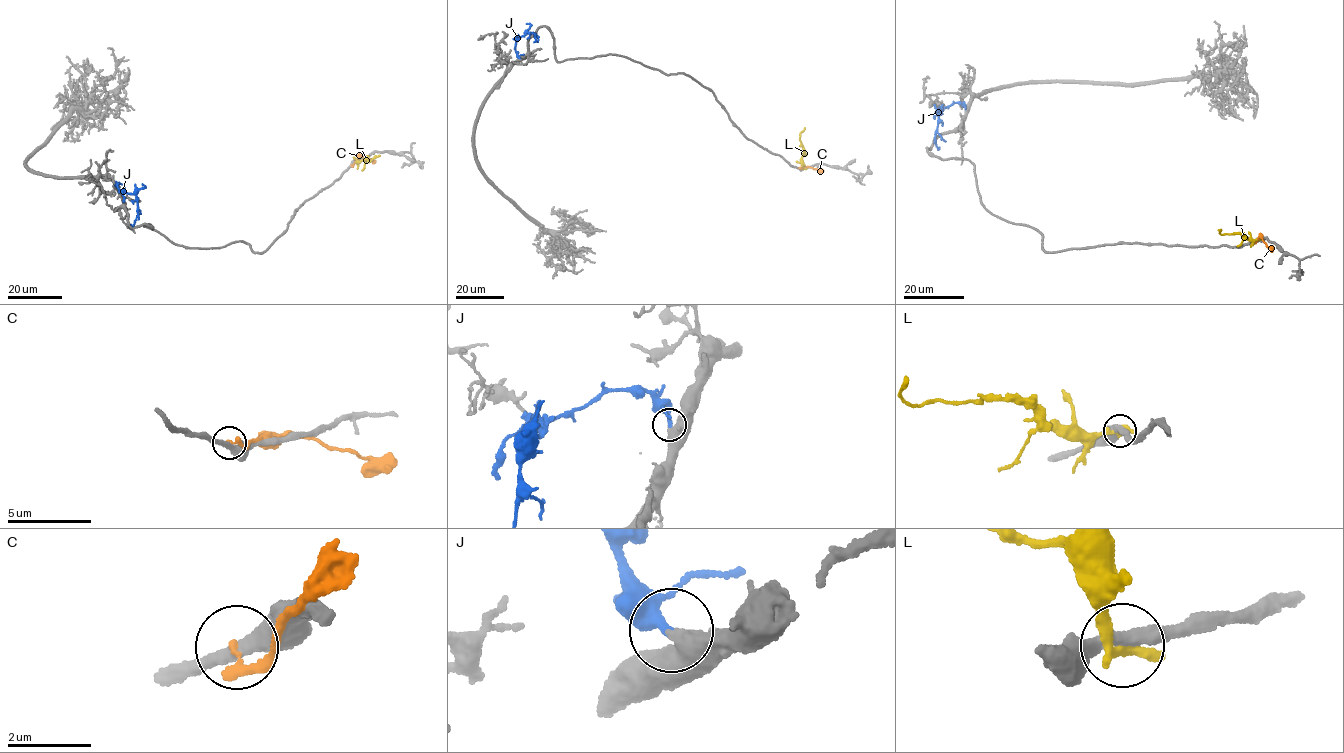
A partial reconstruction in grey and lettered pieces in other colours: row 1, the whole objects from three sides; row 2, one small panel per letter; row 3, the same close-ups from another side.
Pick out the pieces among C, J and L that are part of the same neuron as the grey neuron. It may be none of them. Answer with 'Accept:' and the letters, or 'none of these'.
Accept: J

